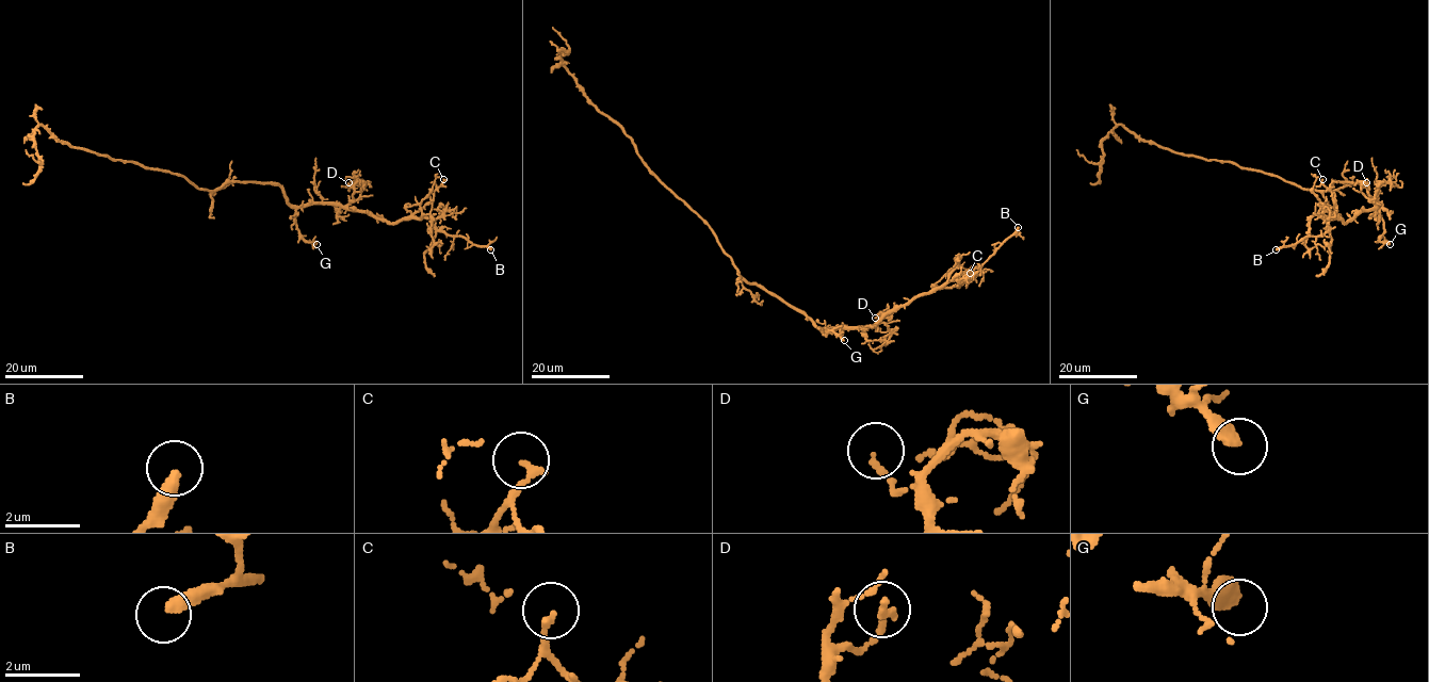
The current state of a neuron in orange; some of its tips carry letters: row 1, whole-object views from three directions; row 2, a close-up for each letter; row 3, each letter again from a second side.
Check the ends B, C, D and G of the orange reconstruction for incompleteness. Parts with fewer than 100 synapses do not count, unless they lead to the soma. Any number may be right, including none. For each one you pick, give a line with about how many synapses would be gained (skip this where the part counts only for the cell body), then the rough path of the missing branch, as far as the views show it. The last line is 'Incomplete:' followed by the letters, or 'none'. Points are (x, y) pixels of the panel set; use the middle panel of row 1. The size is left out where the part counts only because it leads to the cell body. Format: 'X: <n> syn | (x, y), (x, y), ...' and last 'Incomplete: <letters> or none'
B: (1018, 227), (1022, 223), (1028, 245)
Incomplete: B

